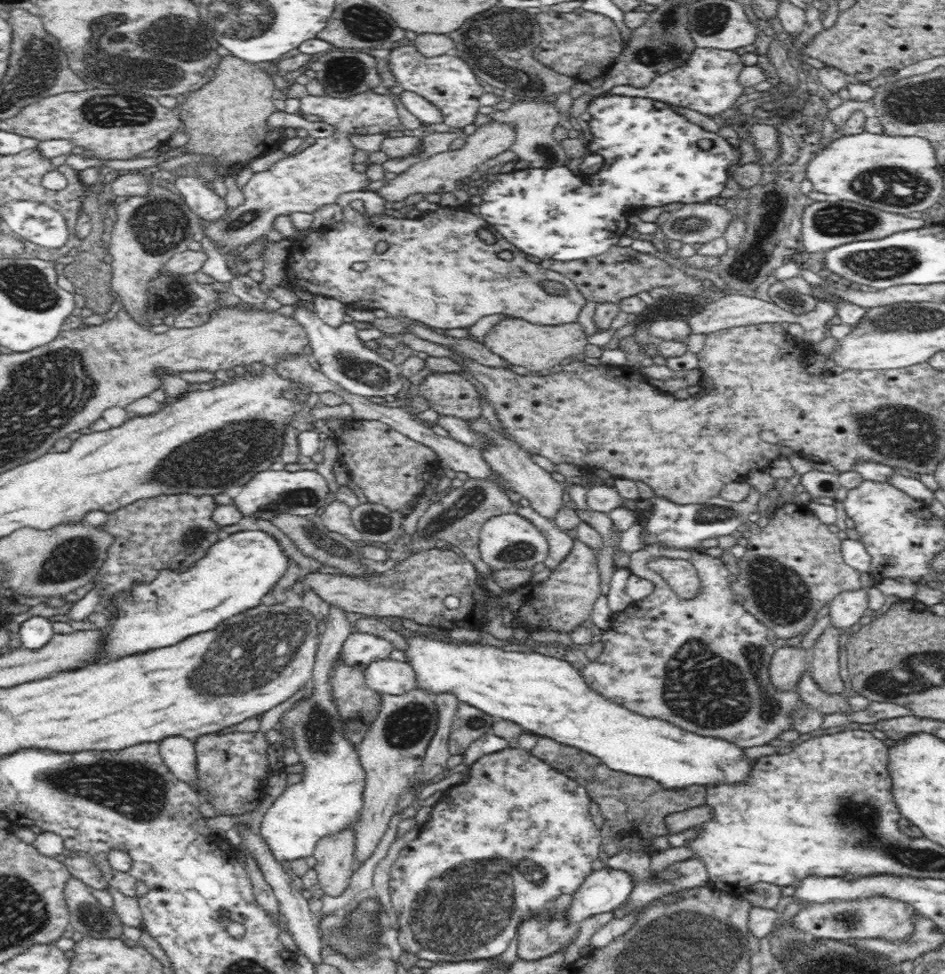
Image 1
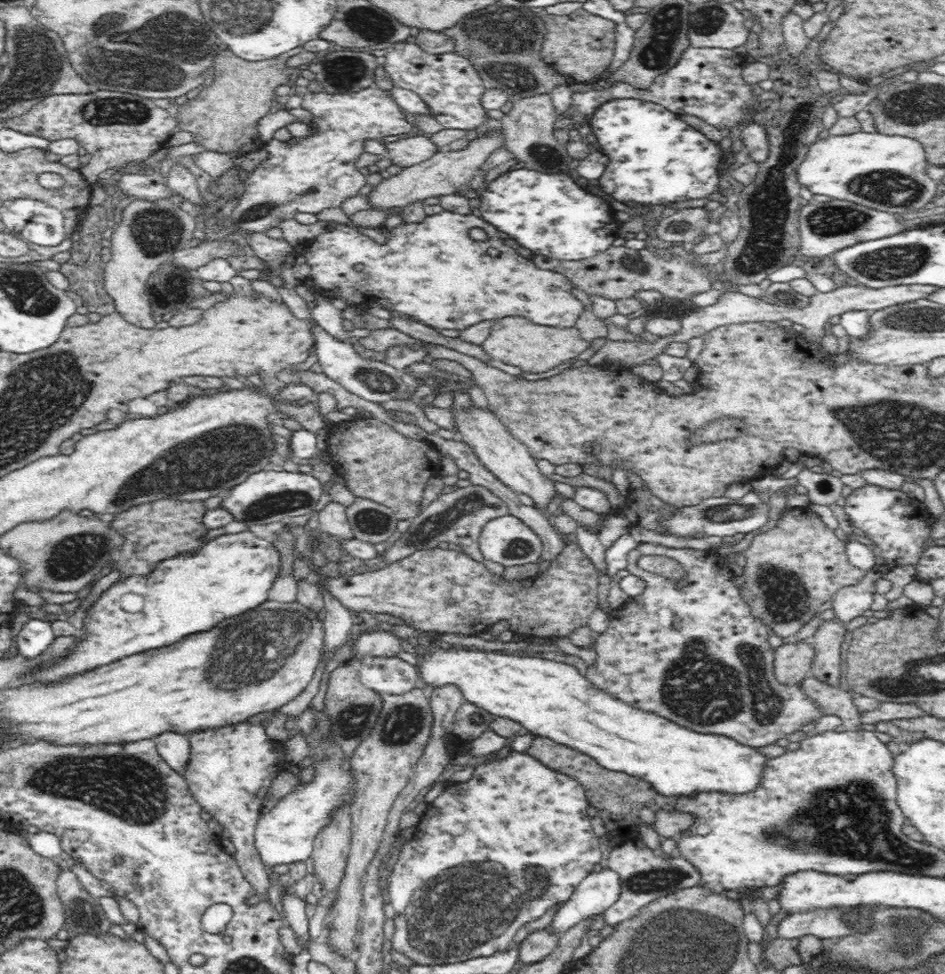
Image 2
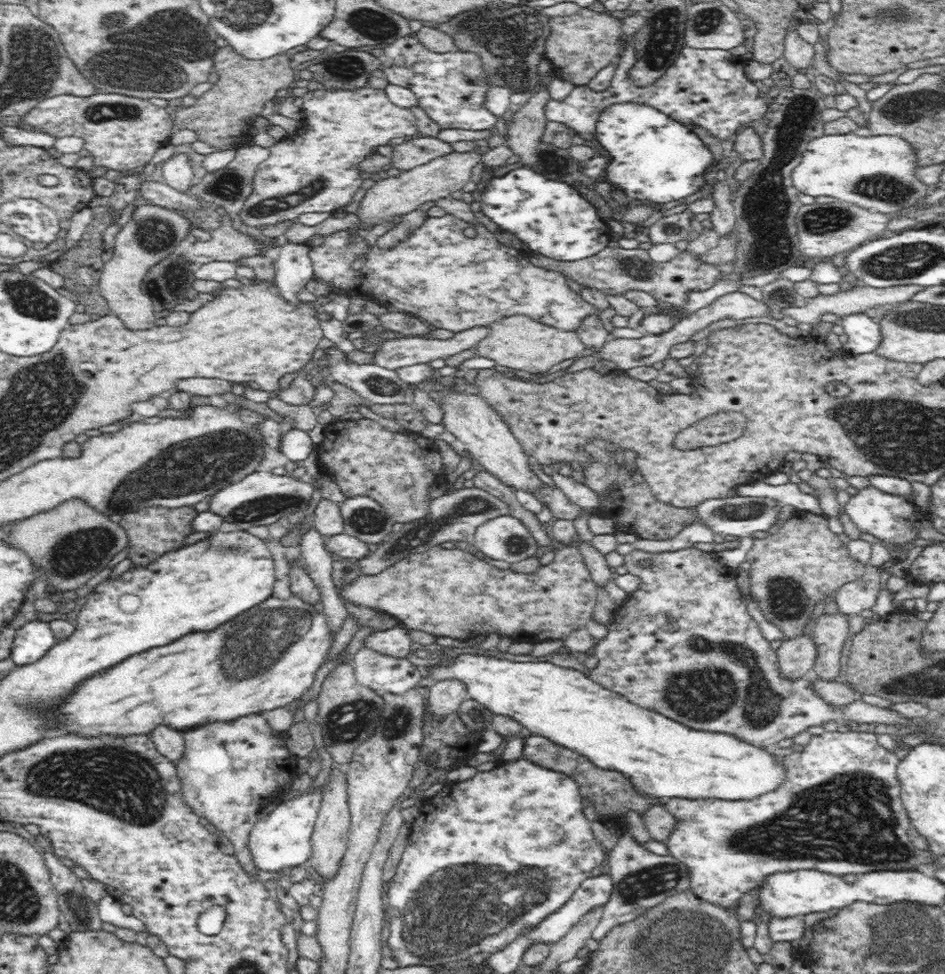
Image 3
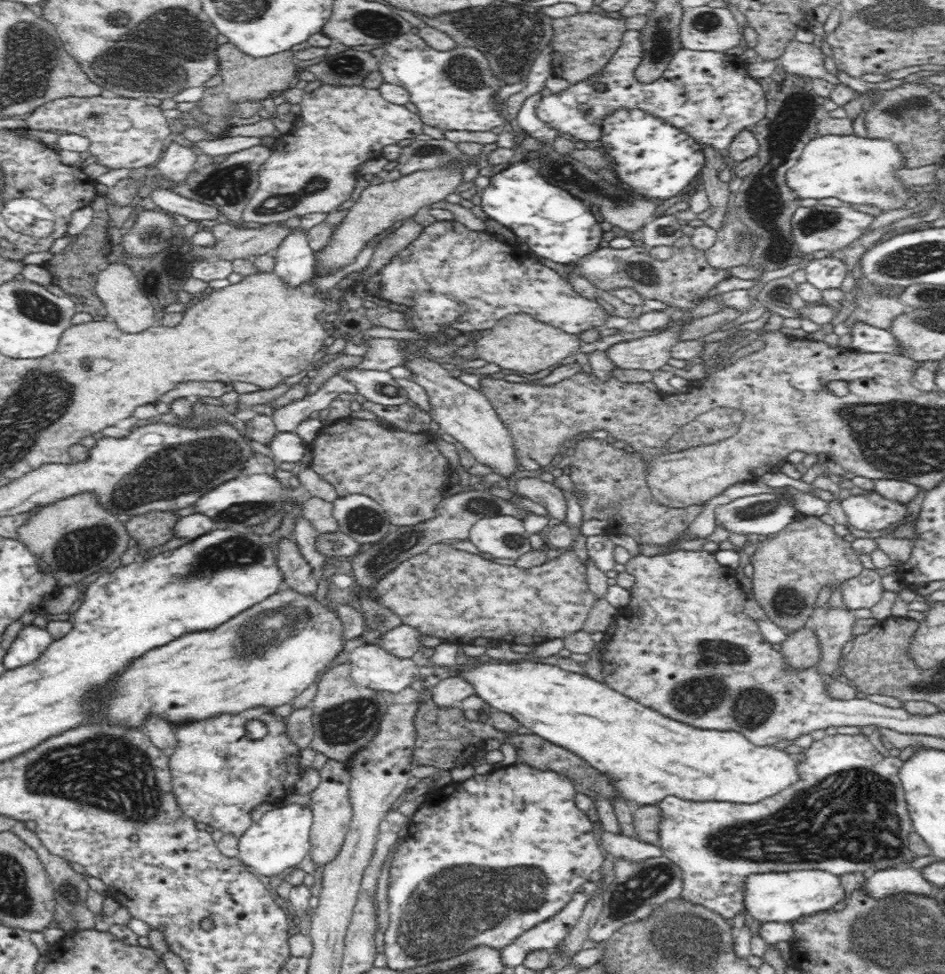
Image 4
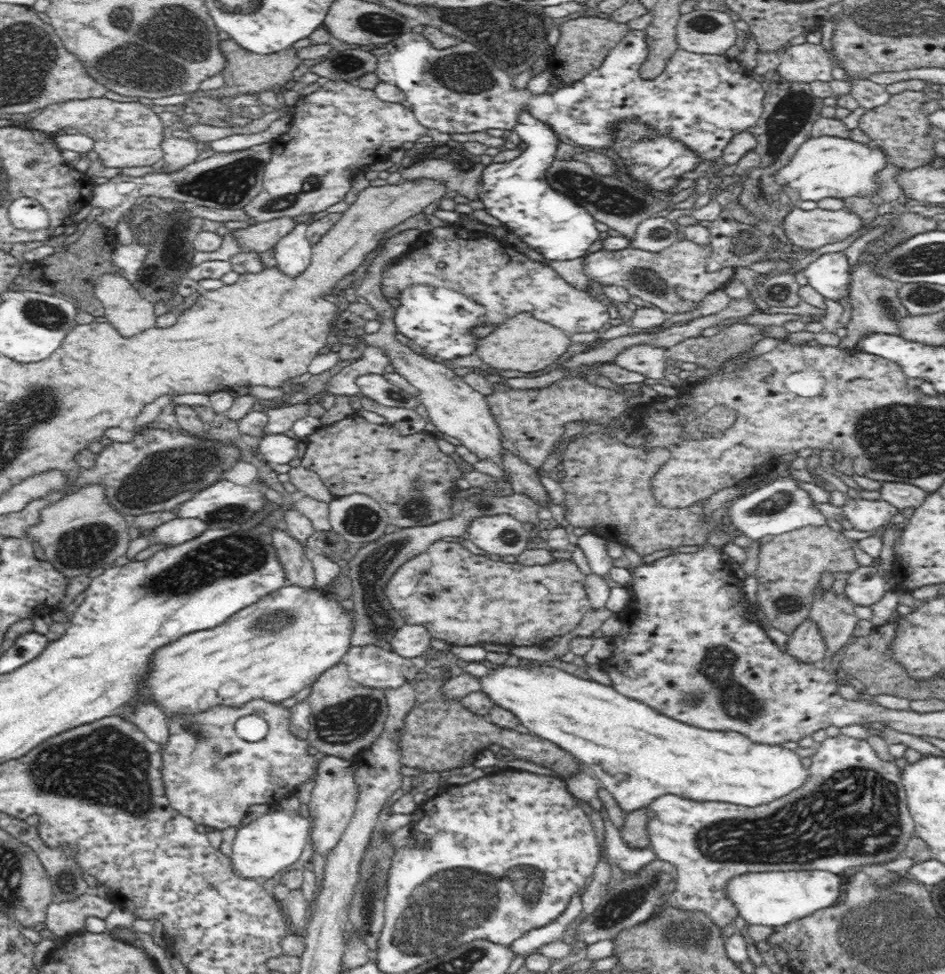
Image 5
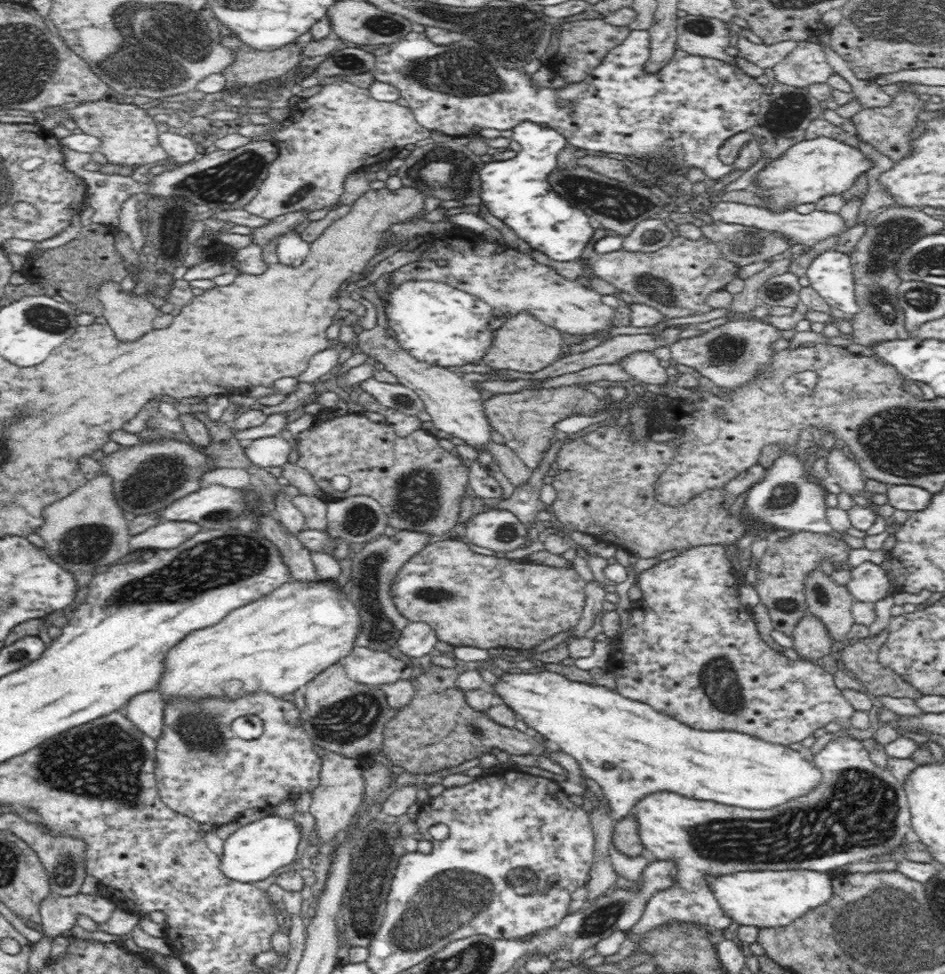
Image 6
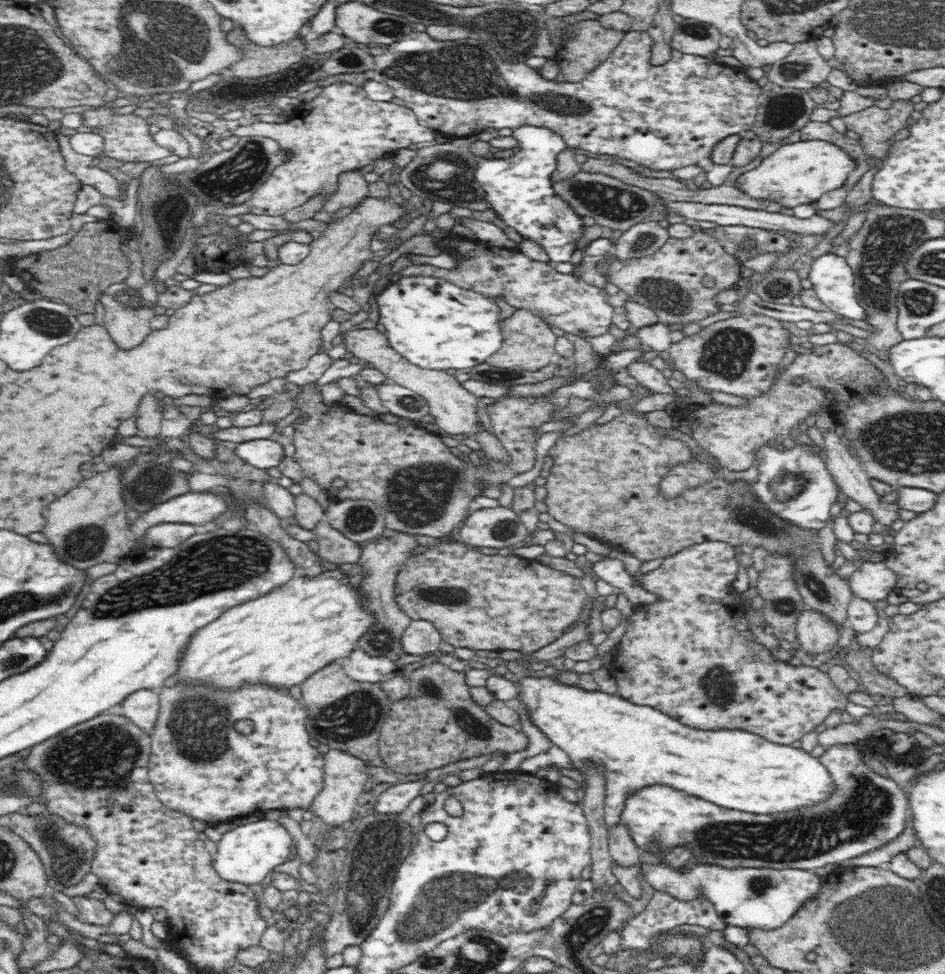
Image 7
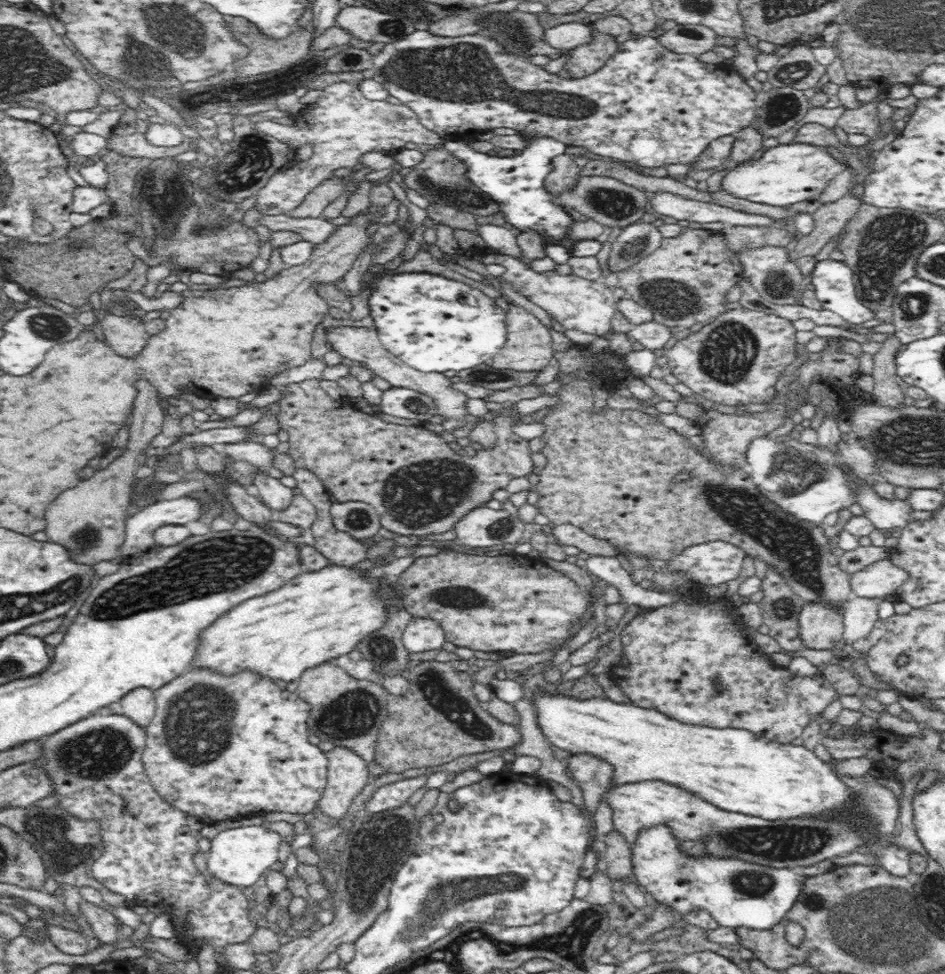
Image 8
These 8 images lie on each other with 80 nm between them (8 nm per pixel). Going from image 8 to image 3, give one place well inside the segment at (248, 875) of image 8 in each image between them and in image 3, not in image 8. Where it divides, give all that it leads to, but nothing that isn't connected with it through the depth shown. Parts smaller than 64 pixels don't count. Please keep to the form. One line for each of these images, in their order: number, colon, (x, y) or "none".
3: (281, 838)
4: (280, 839)
5: (274, 841)
6: (251, 854)
7: (246, 854)

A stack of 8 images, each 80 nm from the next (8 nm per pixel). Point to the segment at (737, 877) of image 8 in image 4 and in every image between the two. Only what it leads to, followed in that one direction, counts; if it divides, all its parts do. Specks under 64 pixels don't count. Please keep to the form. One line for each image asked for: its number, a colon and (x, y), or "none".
4: (781, 897)
5: (771, 898)
6: (764, 899)
7: (755, 898)

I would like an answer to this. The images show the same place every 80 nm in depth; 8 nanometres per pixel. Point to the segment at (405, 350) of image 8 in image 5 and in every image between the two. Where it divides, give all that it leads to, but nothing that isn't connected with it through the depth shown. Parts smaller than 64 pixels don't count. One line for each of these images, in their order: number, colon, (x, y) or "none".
5: (441, 320)
6: (434, 322)
7: (436, 325)

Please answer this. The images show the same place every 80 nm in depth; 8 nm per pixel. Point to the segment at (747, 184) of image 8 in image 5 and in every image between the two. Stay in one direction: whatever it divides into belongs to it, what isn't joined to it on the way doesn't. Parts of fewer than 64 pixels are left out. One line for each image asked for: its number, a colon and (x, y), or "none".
5: (827, 166)
6: (821, 167)
7: (803, 172)

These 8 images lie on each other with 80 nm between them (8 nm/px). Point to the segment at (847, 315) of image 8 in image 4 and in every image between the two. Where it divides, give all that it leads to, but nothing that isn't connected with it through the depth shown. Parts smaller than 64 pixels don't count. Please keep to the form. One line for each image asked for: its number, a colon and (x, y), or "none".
4: (828, 272)
5: (830, 275)
6: (830, 273)
7: (832, 278)

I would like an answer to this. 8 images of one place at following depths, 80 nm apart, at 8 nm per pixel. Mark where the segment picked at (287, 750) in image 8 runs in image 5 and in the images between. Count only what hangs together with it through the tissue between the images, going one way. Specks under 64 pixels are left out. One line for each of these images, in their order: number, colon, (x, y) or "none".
5: (200, 783)
6: (195, 742)
7: (276, 767)

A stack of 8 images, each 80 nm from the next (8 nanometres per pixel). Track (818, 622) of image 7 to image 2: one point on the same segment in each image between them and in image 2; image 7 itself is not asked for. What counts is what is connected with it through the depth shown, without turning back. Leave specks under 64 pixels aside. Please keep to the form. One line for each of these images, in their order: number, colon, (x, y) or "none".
2: (792, 661)
3: (796, 656)
4: (800, 650)
5: (805, 644)
6: (811, 641)

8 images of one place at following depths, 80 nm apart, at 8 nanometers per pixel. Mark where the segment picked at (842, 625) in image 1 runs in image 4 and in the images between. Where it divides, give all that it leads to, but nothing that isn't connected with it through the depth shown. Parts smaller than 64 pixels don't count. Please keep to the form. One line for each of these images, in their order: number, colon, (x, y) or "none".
2: (850, 602)
3: (852, 598)
4: (865, 590)

